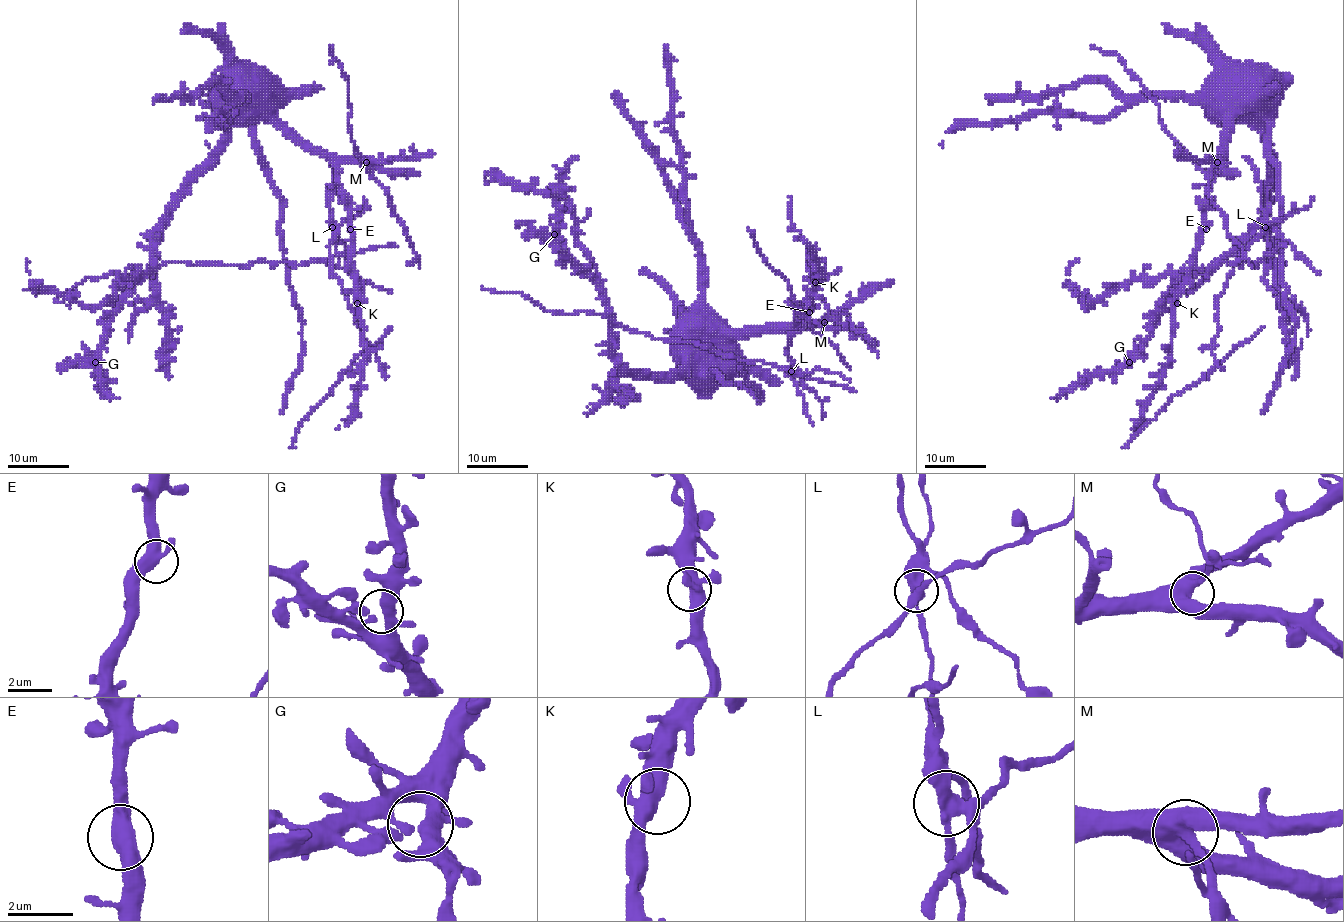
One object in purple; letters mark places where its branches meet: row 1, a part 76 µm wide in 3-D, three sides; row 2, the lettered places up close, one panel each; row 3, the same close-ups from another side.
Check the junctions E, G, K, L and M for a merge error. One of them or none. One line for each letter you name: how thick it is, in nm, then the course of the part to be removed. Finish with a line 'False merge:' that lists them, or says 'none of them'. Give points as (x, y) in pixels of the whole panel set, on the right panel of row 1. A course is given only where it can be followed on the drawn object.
L: 400 nm thick; foreign part runs (1265, 227), (1270, 252), (1268, 266), (1262, 261), (1237, 266), (1223, 263), (1188, 293), (1181, 290)
False merge: L

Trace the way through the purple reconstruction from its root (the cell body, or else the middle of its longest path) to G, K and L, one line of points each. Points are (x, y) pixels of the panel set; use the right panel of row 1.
G: (1245, 69), (1262, 83), (1268, 99), (1266, 215), (1223, 256), (1185, 273), (1172, 286), (1149, 338), (1129, 362)
K: (1245, 69), (1236, 72), (1236, 114), (1226, 153), (1208, 195), (1205, 229), (1177, 303)
L: (1245, 69), (1262, 83), (1268, 99), (1268, 208), (1214, 267), (1245, 261), (1268, 266), (1265, 227)

